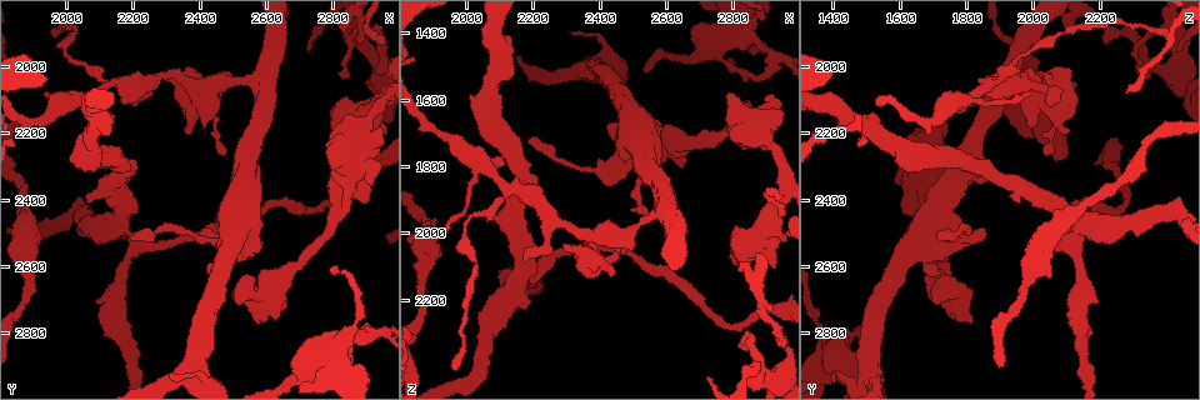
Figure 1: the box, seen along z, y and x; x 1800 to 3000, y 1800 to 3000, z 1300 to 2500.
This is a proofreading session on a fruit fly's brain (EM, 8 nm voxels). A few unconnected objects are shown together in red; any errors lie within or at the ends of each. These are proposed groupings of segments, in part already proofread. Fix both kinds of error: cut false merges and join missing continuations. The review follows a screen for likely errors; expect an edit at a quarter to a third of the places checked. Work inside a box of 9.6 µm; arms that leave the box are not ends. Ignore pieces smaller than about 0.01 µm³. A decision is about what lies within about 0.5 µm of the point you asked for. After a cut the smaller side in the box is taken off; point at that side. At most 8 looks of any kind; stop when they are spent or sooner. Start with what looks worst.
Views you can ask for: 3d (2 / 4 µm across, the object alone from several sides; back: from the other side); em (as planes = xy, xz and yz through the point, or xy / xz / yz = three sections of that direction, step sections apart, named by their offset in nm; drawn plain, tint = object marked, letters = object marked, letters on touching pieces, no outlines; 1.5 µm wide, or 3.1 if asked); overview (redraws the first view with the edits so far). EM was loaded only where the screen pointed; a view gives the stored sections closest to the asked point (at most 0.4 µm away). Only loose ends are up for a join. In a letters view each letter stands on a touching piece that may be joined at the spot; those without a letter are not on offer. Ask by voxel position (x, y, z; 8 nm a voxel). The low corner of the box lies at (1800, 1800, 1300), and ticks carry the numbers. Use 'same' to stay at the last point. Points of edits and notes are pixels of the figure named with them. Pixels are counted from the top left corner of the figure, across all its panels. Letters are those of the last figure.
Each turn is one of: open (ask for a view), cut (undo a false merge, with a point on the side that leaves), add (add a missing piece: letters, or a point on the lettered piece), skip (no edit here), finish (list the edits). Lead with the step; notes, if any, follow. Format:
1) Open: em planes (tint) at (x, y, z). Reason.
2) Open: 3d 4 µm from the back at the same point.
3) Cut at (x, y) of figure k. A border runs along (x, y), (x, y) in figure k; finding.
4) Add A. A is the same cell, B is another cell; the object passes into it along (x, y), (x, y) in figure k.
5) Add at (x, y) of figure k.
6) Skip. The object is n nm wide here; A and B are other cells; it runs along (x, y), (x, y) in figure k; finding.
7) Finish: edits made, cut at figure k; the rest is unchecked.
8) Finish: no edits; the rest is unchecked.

Open: em xy step 8 (letters) at (2900, 2400, 1760). An open end.

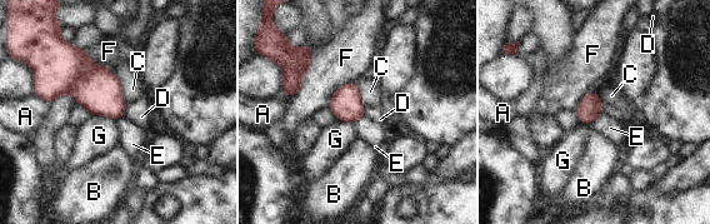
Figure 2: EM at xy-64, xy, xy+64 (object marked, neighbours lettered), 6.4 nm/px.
Open: em planes (letters) at the same point. Another direction.

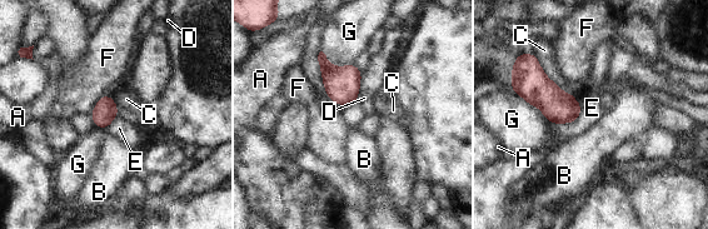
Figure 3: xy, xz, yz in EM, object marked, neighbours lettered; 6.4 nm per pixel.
Skip. A, B, C, D, E, F and G are other cells; a border runs along (581, 103), (573, 122), (554, 124) in figure 3; none of them fits.

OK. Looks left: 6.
Open: 3d 4 µm at (2170, 2460, 2130). Branch point.

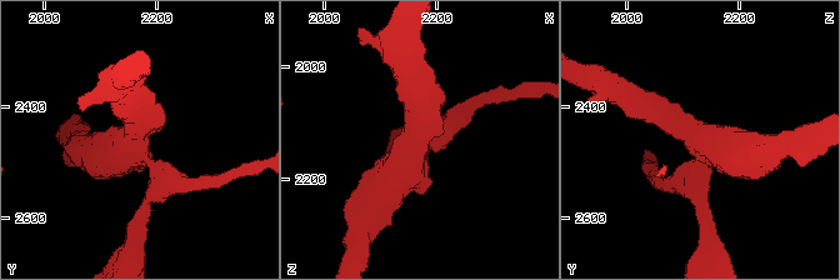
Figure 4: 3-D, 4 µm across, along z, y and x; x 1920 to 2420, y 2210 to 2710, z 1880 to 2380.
Open: em planes (letters) at (2160, 2470, 2140). 3 arms meet here; the arms are 280, 400, 600 nm wide; shape alone is not enough.

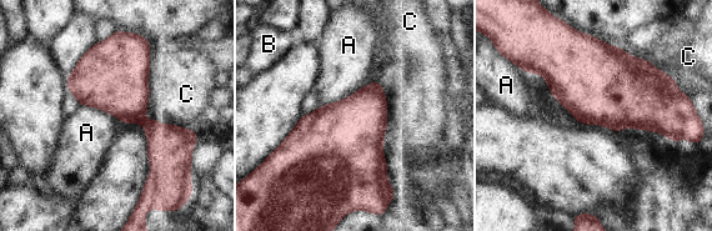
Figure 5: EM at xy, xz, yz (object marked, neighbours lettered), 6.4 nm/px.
Cut at (169, 146) of figure 5. A, B and C are other cells; two neurons meet here.

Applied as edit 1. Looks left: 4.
Finish: edits made, cut at figure 5; the rest is unchecked.

